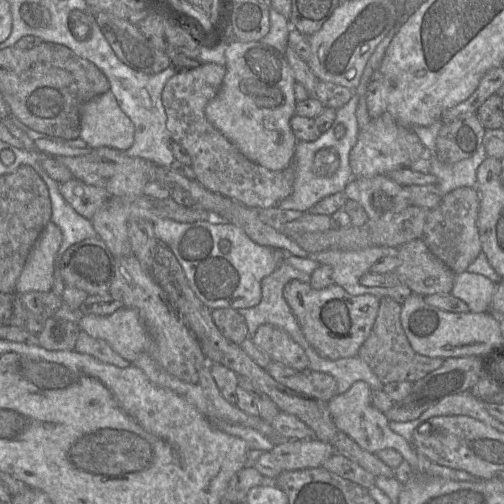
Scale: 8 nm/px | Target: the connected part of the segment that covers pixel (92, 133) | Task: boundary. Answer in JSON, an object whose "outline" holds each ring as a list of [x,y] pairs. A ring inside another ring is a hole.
{"outline":[[[109,90],[81,107],[81,133],[89,149],[110,147],[128,150],[135,140],[135,128]]]}

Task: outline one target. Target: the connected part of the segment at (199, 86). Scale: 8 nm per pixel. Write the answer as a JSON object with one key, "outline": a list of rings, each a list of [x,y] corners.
{"outline":[[[204,63],[187,72],[175,72],[162,91],[167,130],[172,141],[187,151],[196,180],[207,190],[249,208],[276,207],[293,192],[293,161],[284,170],[272,171],[248,160],[205,116],[205,107],[216,97],[225,73],[225,66],[215,63]]]}

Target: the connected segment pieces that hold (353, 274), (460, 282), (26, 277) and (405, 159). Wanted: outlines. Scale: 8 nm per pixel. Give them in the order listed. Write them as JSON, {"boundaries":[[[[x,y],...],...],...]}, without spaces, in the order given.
{"boundaries":[[[[368,247],[357,251],[327,250],[309,255],[319,264],[331,266],[334,284],[353,296],[371,294],[379,299],[388,295],[389,288],[366,287],[359,283],[360,277],[371,266],[386,256],[398,256],[398,248]]],[[[465,271],[456,274],[451,295],[464,301],[469,312],[488,312],[496,288],[497,285],[487,277]]],[[[50,221],[34,247],[16,283],[15,292],[49,292],[54,282],[54,260],[62,242],[60,228]]],[[[386,111],[359,131],[349,164],[354,178],[387,175],[394,170],[409,168],[421,157],[423,150],[424,145],[414,131],[399,125]]]]}

